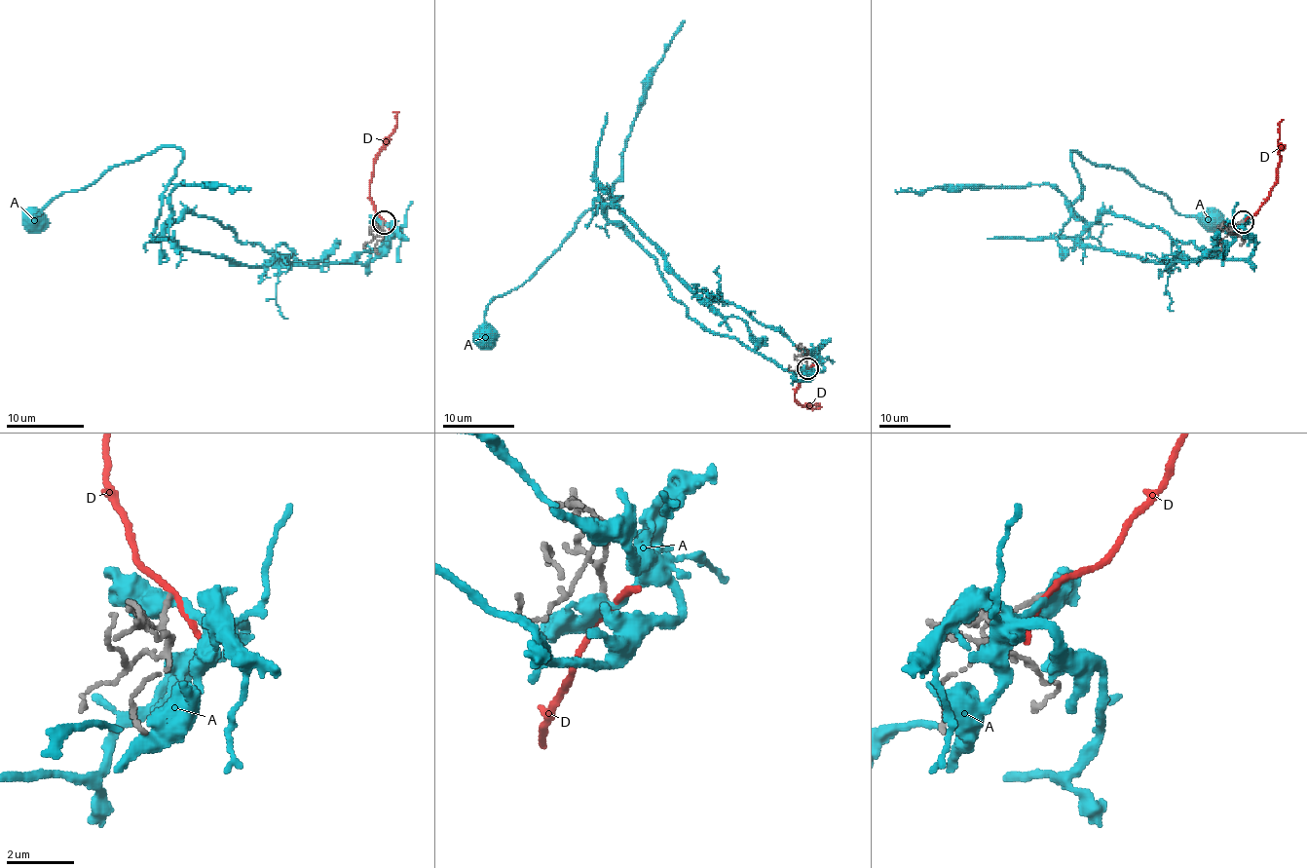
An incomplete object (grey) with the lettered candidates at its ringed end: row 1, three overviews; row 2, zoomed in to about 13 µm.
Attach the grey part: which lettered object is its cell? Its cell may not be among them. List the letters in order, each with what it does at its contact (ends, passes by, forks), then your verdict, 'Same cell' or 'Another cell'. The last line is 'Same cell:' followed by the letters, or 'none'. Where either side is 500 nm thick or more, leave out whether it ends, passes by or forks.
A: It passes by. Another cell
D: It passes by. Another cell
Same cell: none

